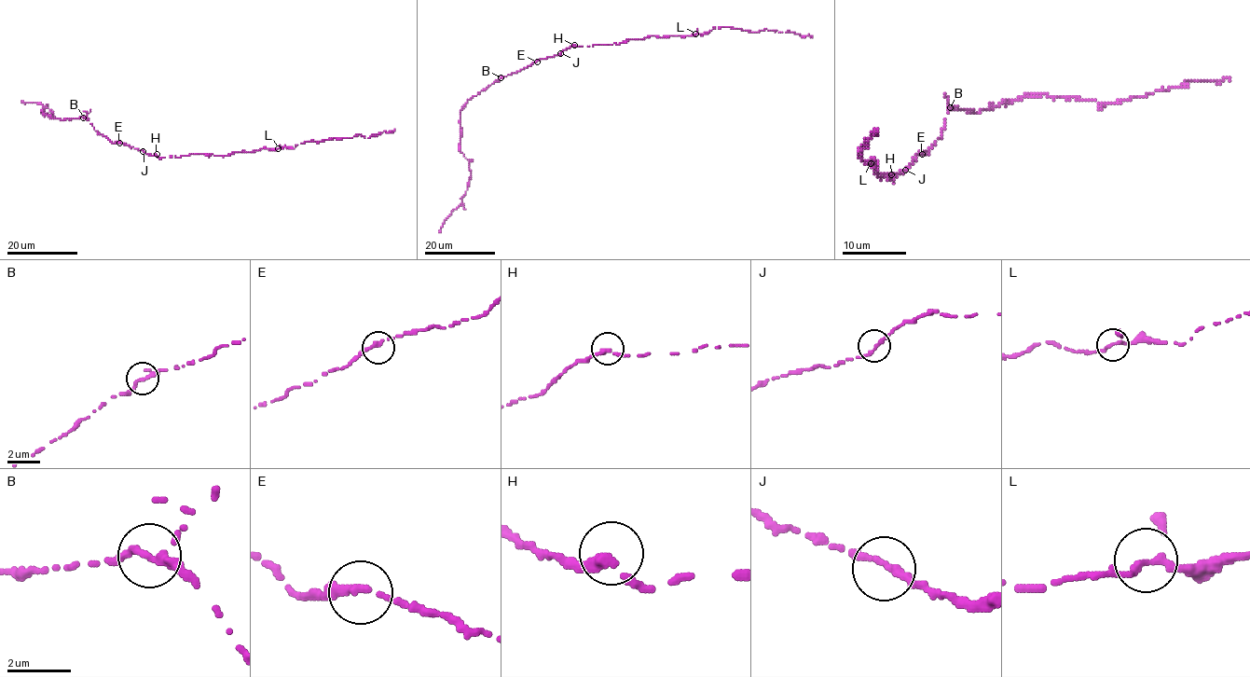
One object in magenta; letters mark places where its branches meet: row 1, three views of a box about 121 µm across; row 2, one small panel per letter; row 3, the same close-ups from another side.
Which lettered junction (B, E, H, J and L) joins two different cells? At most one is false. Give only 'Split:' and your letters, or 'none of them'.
Split: B

